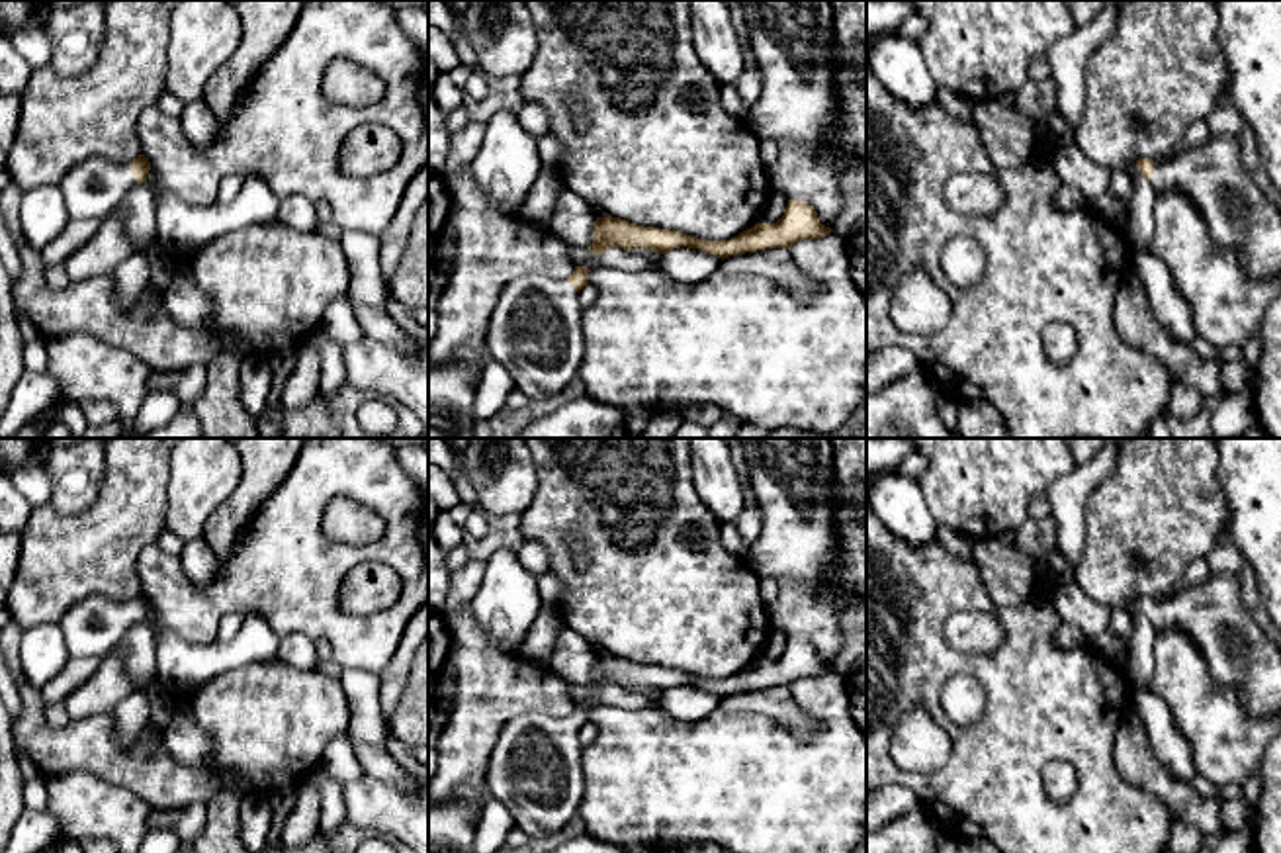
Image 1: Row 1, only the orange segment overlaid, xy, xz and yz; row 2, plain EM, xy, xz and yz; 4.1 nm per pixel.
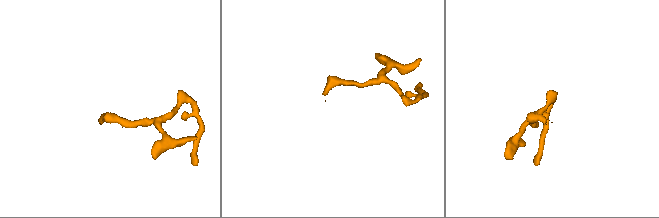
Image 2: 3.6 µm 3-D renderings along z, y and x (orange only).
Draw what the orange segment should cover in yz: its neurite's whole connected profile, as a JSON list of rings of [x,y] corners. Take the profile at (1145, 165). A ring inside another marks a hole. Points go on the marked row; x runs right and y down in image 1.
[[[1232,135],[1209,137],[1170,160],[1138,158],[1136,166],[1160,196],[1185,194],[1201,211],[1211,241],[1218,248],[1232,248],[1254,280],[1281,278],[1281,205],[1248,176]]]

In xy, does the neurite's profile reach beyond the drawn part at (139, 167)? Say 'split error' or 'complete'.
split error

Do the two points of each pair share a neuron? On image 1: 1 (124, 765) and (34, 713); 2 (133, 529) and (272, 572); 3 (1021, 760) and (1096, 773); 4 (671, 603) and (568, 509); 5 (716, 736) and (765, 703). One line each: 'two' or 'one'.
1: one
2: two
3: one
4: one
5: two

